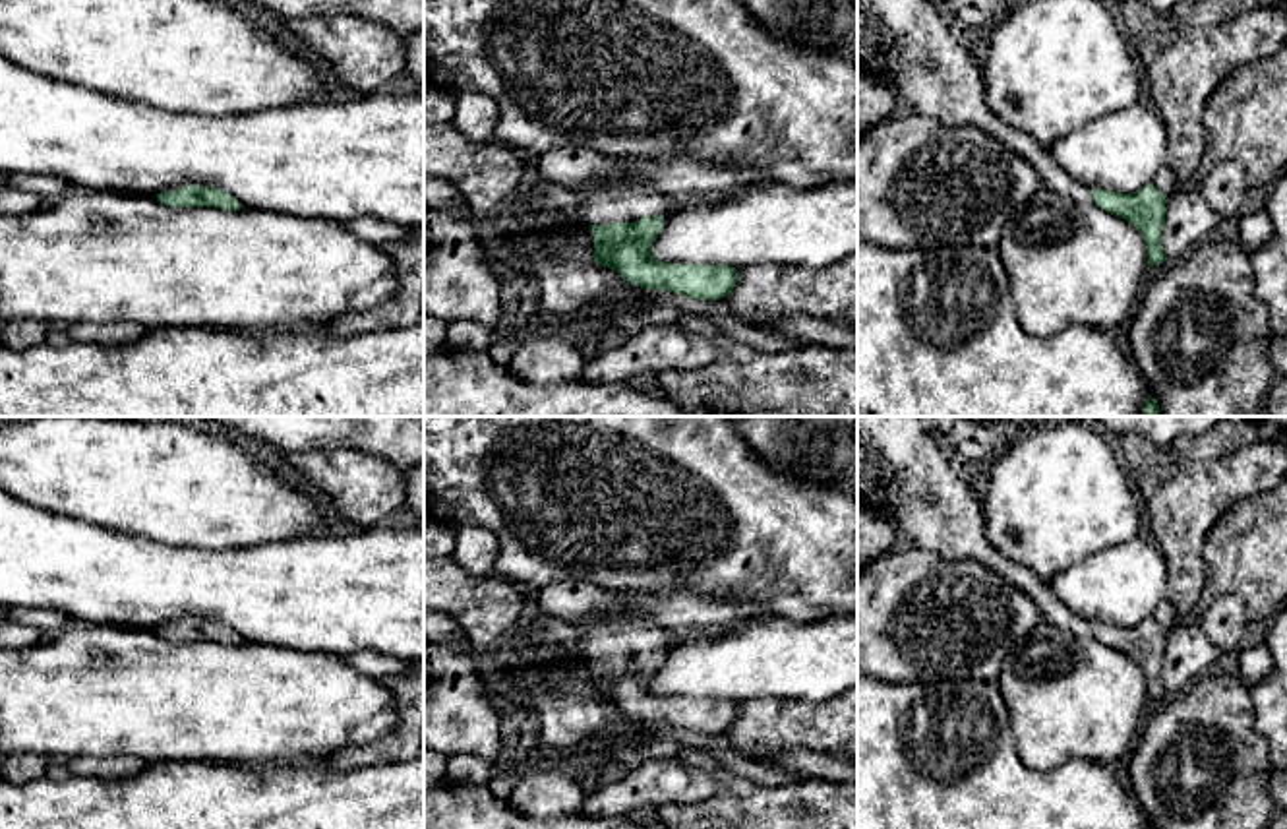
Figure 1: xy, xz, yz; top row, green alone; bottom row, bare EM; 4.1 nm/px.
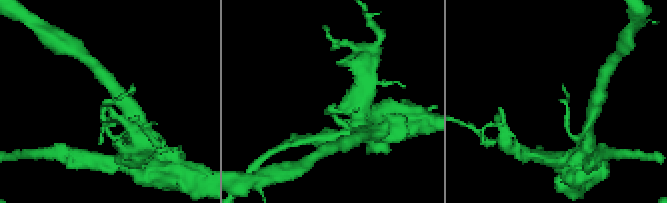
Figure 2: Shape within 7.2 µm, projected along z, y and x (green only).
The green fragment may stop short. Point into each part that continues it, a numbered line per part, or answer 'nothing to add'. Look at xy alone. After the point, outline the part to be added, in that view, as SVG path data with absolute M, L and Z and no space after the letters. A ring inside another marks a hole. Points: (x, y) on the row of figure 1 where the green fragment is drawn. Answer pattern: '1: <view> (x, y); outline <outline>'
nothing to add

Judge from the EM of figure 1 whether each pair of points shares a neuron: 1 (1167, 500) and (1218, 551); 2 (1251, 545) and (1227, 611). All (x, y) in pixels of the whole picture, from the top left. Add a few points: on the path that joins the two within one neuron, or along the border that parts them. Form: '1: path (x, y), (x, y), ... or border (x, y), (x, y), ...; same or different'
1: border (1235, 504), (1224, 512), (1204, 543), (1204, 583); different
2: border (1197, 620), (1214, 601), (1233, 595), (1249, 622); different

